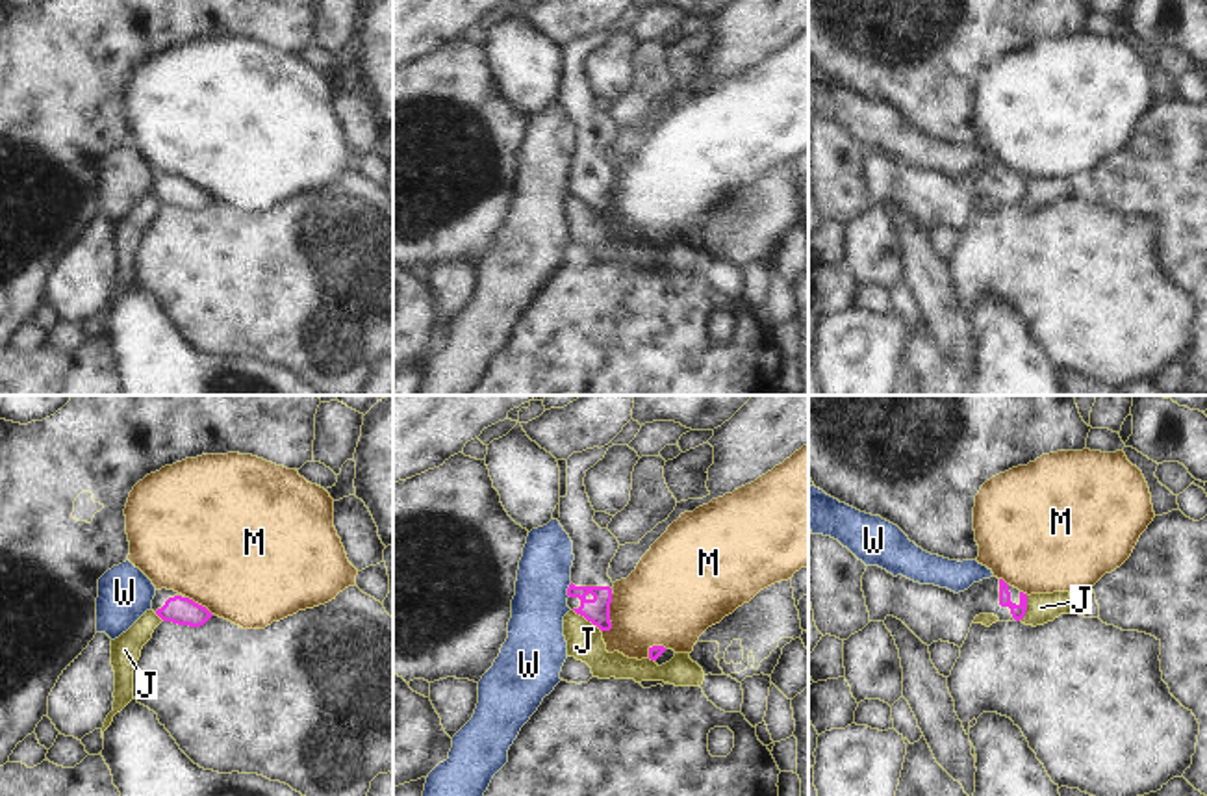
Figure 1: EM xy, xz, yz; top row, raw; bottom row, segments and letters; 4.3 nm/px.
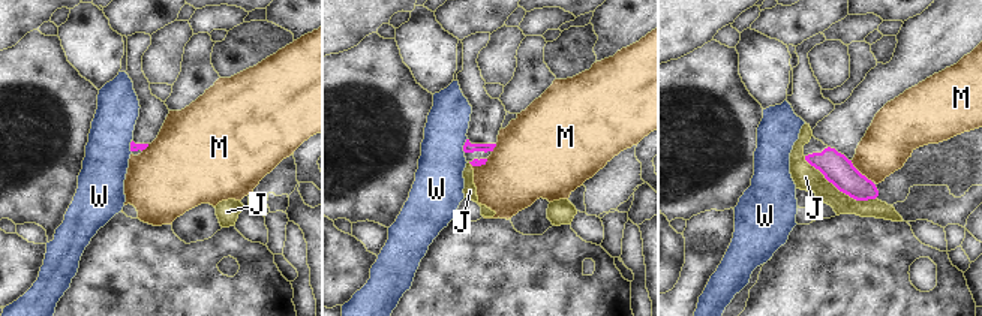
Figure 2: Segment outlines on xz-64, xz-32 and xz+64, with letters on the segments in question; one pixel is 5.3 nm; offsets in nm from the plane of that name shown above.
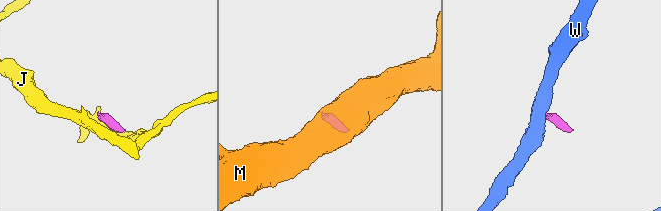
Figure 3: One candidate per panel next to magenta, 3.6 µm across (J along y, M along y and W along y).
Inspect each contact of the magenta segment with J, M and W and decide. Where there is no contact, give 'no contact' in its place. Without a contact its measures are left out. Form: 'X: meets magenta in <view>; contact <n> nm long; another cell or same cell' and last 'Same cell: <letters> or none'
J: meets magenta in xz; contact 160 nm long; another cell
M: meets magenta in xz; contact 180 nm long; another cell
W: meets magenta in xz; contact 70 nm long; another cell
Same cell: none

